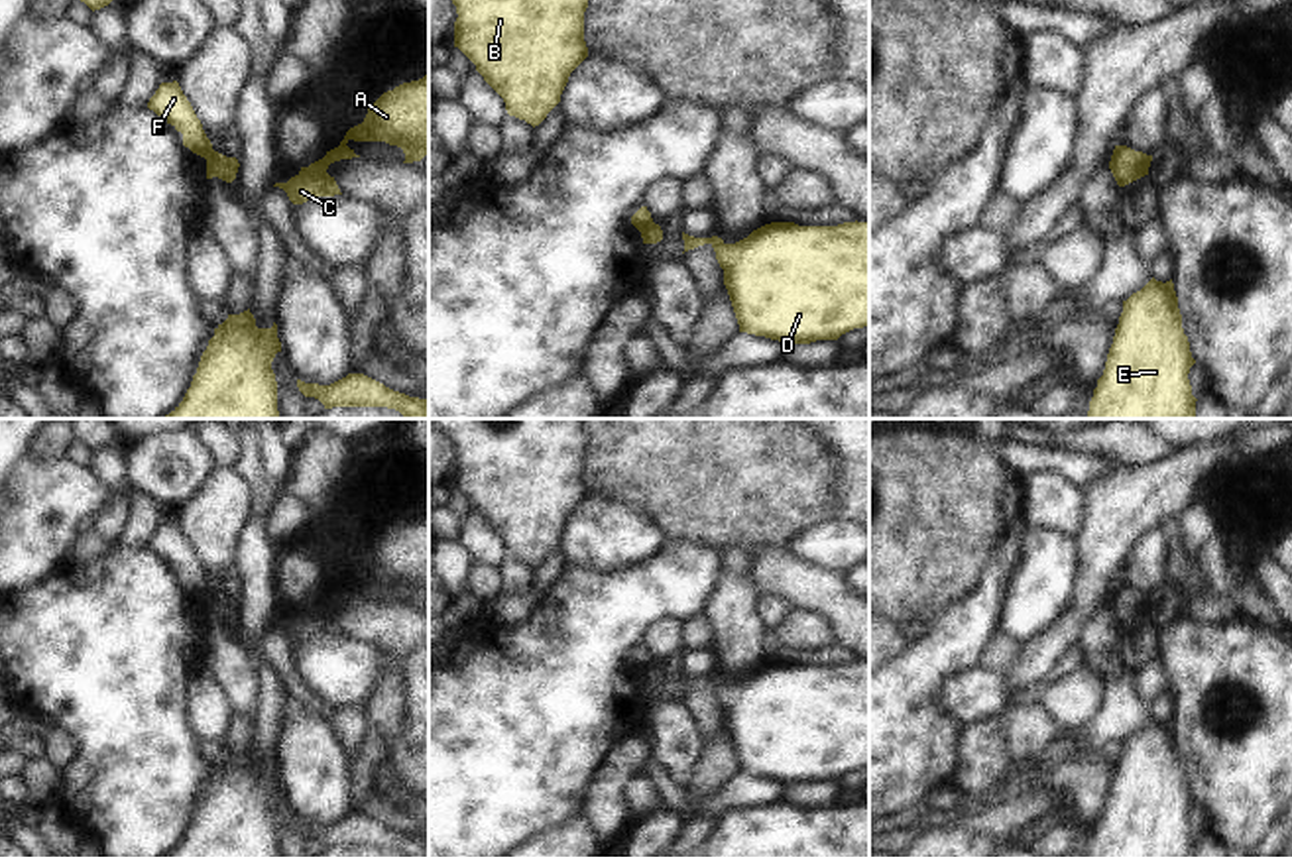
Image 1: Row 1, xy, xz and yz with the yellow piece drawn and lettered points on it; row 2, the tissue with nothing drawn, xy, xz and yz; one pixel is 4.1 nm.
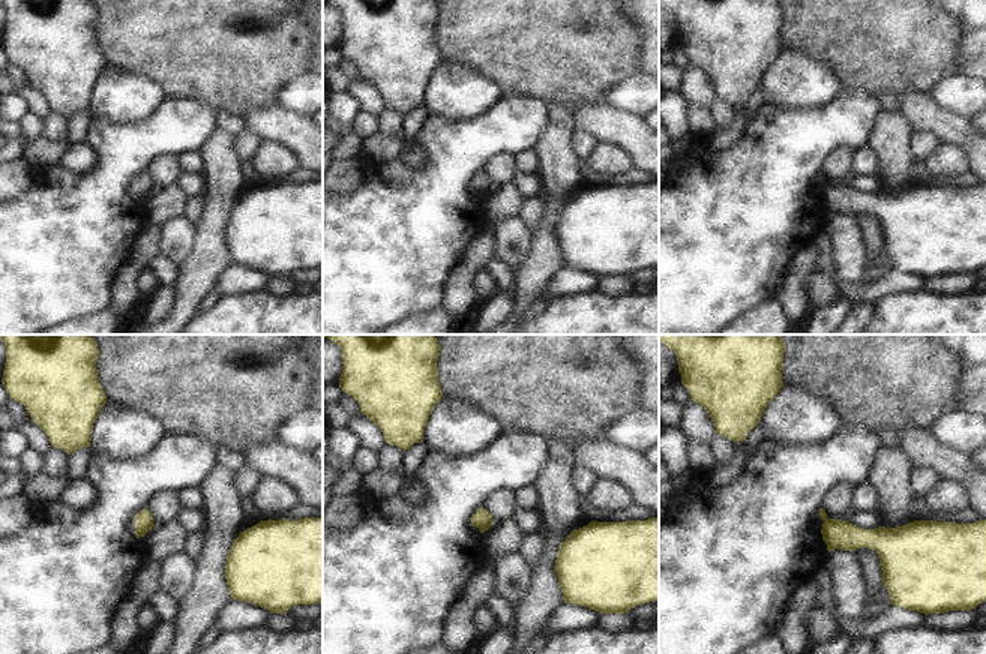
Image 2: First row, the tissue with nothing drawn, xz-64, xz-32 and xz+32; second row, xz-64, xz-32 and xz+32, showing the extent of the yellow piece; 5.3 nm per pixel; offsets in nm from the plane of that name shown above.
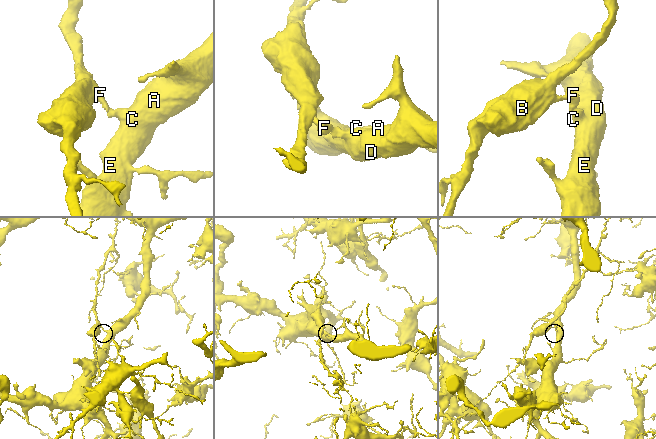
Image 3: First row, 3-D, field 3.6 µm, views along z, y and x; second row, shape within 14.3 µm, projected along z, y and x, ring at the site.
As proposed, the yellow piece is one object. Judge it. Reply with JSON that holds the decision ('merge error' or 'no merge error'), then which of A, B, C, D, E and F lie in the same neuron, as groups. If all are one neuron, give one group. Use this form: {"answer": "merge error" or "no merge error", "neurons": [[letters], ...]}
{"answer": "merge error", "neurons": [["A", "C", "D", "E"], ["B", "F"]]}

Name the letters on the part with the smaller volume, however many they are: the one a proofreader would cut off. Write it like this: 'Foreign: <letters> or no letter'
Foreign: B, F

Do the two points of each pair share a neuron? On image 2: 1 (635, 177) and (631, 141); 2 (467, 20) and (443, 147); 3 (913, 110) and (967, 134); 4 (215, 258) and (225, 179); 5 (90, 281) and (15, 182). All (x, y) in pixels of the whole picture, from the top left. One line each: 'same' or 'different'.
1: different
2: different
3: same
4: same
5: different

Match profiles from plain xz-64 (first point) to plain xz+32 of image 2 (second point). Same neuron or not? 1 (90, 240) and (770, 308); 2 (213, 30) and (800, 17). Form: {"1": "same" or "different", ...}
{"1": "different", "2": "same"}

